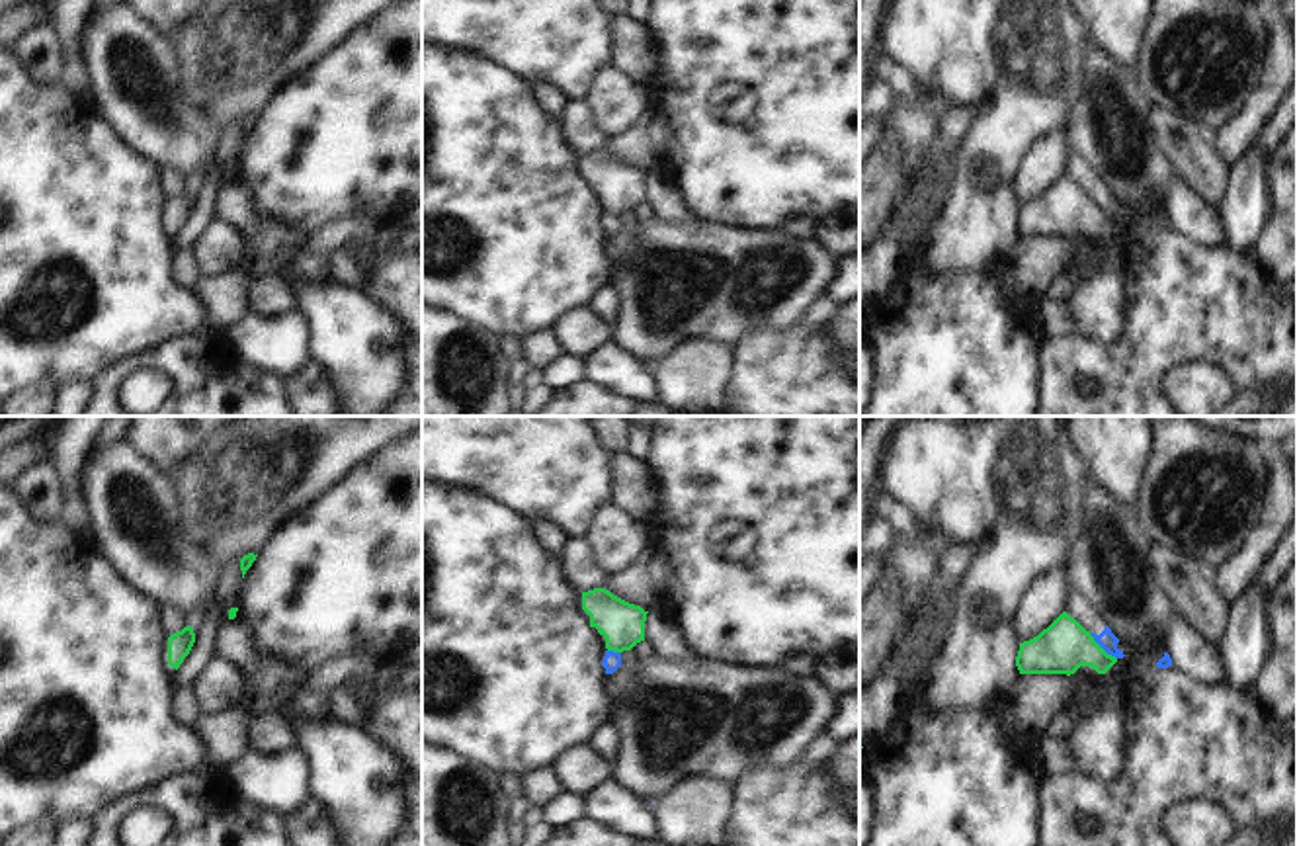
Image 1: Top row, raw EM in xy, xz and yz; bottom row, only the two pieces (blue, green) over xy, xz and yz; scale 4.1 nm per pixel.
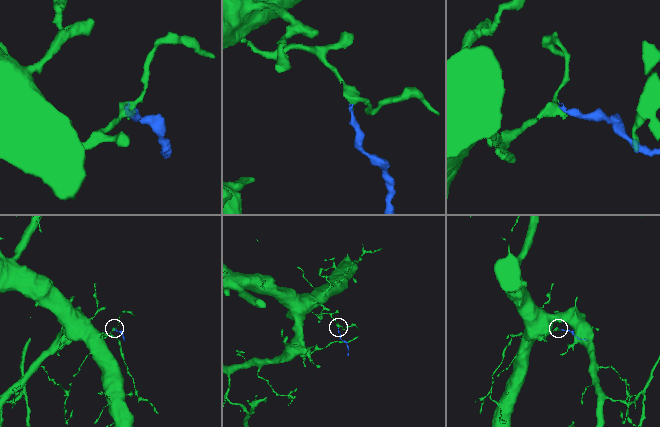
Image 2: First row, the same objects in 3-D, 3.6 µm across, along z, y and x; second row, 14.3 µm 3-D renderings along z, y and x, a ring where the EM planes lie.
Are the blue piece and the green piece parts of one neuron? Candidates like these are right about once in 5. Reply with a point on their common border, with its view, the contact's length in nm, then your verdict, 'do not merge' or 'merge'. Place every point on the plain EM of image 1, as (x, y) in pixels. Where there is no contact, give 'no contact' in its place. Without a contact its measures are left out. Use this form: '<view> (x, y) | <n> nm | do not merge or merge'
yz (1102, 210) | 160 nm | do not merge

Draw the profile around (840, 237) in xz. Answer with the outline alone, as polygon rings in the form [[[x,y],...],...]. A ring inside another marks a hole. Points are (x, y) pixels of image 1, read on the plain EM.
[[[826,219],[815,227],[815,242],[830,256],[842,258],[859,252],[859,225],[854,219]]]

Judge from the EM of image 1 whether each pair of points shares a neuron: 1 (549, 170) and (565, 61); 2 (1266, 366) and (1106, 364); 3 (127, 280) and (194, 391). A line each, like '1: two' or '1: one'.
1: two
2: one
3: two

